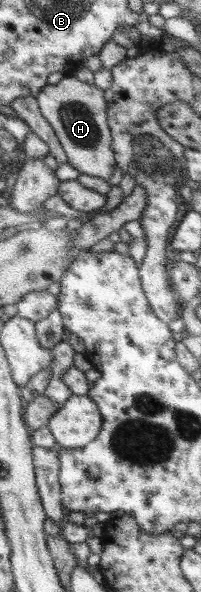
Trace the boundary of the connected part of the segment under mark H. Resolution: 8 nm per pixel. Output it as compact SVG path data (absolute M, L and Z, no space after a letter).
M64 76L55 85L47 83L35 97L42 116L47 118L67 154L67 162L82 174L110 180L117 162L111 147L104 91L75 76Z

